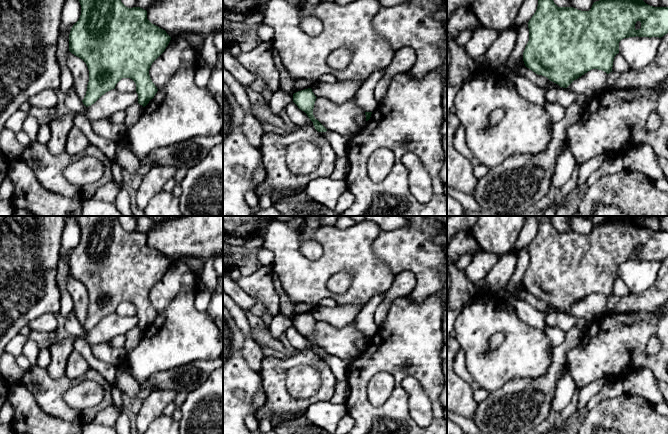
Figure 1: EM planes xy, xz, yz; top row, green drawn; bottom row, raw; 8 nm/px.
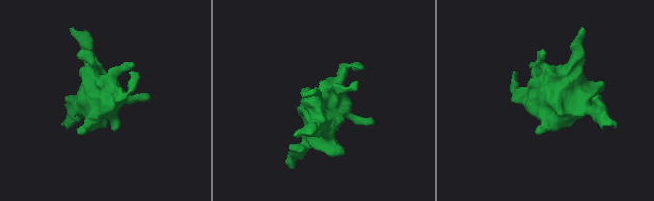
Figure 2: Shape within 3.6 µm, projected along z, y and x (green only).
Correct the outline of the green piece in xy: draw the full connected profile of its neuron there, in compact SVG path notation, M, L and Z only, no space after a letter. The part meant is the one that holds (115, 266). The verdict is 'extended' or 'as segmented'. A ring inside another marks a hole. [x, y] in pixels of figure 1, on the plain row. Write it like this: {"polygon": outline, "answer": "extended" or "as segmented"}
{"polygon": "M75 216L75 219L81 229L81 239L70 255L69 275L82 283L89 294L83 328L91 330L106 316L115 313L122 302L130 302L136 308L138 327L145 331L158 315L149 293L165 275L171 261L147 243L146 234L126 231L118 216Z", "answer": "as segmented"}

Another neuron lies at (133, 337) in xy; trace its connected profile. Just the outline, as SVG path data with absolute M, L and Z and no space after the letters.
M139 327L130 330L126 334L126 342L124 346L126 352L128 353L132 351L138 345L143 336L144 336L144 331Z

